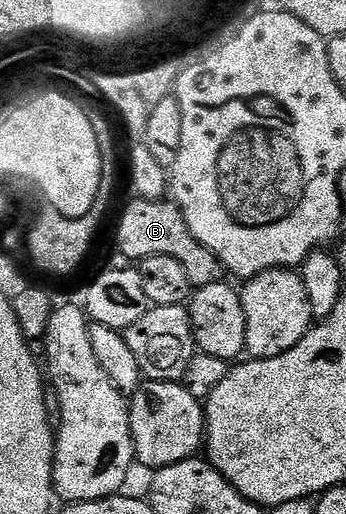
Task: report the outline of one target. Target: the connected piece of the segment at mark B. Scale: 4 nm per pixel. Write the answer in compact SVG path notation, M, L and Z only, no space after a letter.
M168 199L130 200L117 224L117 248L129 259L126 261L140 262L155 254L167 254L167 258L175 258L175 262L180 262L183 270L187 270L187 278L194 289L220 284L226 279L223 262L219 262L219 258L215 258L215 254L211 254L211 250L198 242L191 230L187 230L187 222L176 204Z

